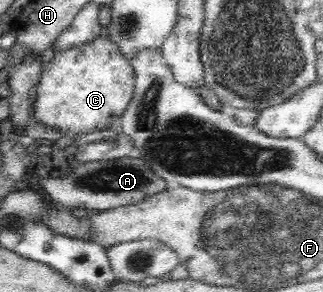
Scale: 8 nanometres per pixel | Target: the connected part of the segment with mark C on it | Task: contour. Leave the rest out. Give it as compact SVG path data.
M95 37L93 41L89 41L89 43L85 43L85 45L79 45L79 47L73 47L73 49L55 53L52 60L43 67L42 74L36 85L37 97L33 103L33 114L38 123L57 129L62 135L87 135L119 125L121 117L127 109L127 105L129 105L133 99L134 89L135 70L133 70L131 62L125 57L125 54L121 52L121 48L119 48L115 42L111 42L109 37Z

